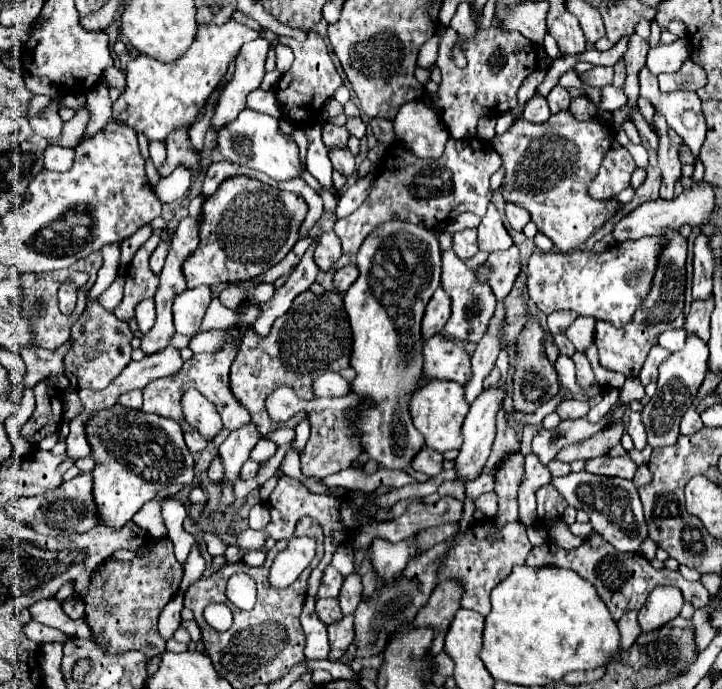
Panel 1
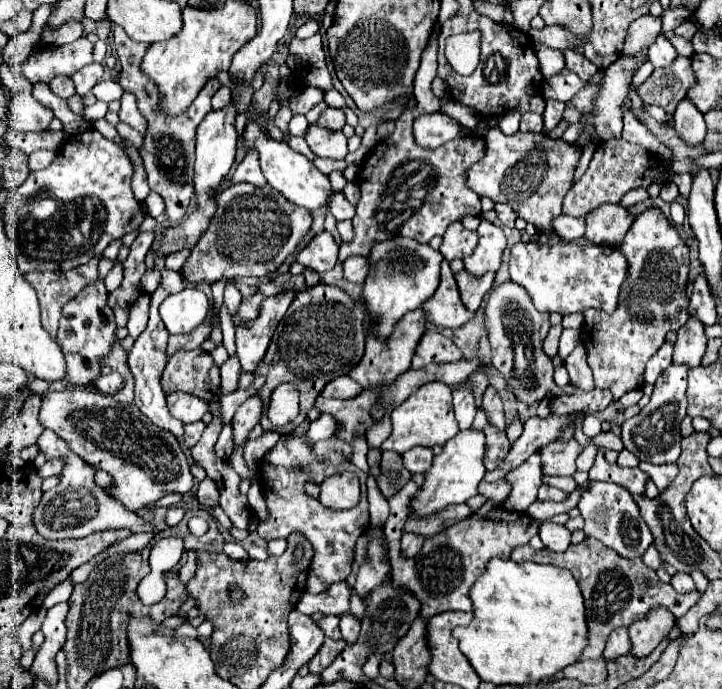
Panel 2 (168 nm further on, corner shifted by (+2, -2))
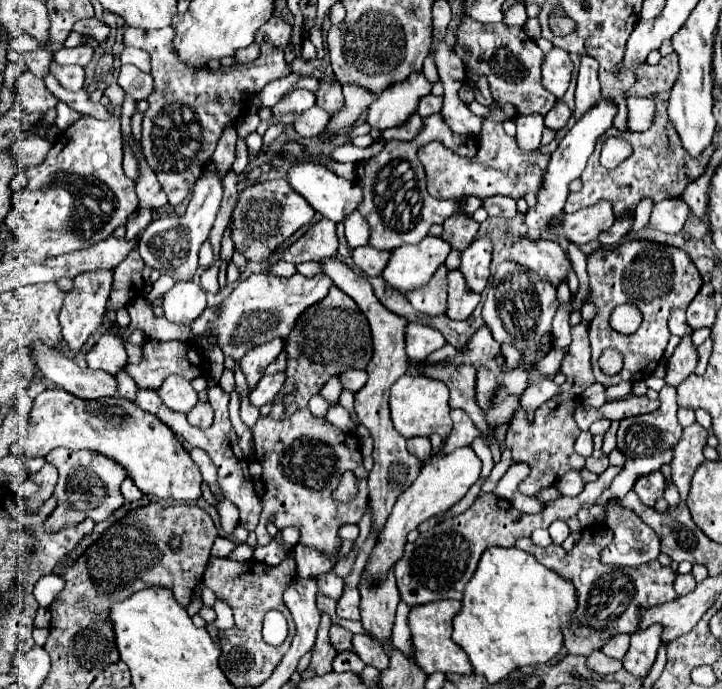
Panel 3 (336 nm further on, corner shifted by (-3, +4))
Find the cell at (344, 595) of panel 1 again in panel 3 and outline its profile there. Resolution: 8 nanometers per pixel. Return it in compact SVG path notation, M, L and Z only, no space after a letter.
M355 634L353 636L353 650L361 656L361 660L369 666L375 666L377 670L385 670L389 666L389 656L387 652L381 648L381 644L377 644L371 636L367 634Z

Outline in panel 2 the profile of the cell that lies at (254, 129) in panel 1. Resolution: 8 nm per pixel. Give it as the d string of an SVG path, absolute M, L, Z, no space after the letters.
M250 122L244 130L242 142L246 144L246 148L256 148L260 154L260 166L262 166L262 174L266 178L266 182L278 190L286 200L294 202L296 206L302 206L306 210L318 210L322 206L328 206L330 196L332 196L332 186L328 176L324 176L308 158L304 158L302 154L294 152L286 142L278 142L272 140L264 134L264 130L256 124Z

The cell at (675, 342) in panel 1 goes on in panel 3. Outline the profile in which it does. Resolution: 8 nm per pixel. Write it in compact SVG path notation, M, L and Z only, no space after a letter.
M675 308L675 310L671 311L668 326L670 333L680 338L692 333L691 327L687 324L686 313L683 309Z

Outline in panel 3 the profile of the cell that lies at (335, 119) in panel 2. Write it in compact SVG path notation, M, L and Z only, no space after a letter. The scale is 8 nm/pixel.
M319 80L319 90L317 90L317 106L323 108L327 114L335 114L341 108L345 108L345 98L341 92L341 84L339 82L327 82L327 80Z

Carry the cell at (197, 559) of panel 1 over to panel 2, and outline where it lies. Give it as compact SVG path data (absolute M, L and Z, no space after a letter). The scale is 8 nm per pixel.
M44 430L36 444L38 444L40 452L44 452L46 460L64 458L64 470L60 472L60 482L52 490L42 494L42 500L34 510L34 526L40 536L44 536L48 540L84 538L92 532L112 530L112 528L126 528L126 530L130 528L132 532L152 532L152 534L158 532L155 526L146 524L134 512L124 510L124 506L120 506L120 502L116 502L104 488L100 488L94 482L96 468L86 464L72 450L68 450L68 446L52 430Z

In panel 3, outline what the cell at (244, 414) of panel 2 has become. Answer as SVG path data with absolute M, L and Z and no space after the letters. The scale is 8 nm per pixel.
M279 372L279 374L273 374L273 376L263 376L259 380L259 384L249 392L249 402L255 406L255 408L261 408L265 406L267 402L271 402L277 392L281 390L281 384L285 380L285 374Z

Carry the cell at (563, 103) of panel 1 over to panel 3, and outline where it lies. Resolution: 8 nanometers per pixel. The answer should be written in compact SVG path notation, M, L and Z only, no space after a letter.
M555 104L547 114L545 114L545 126L547 128L553 128L553 130L559 130L567 124L571 116L571 110L567 104Z

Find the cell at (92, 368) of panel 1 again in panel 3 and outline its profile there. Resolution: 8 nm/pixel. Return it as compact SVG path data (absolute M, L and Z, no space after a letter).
M97 270L97 272L81 272L73 280L73 290L65 296L65 302L59 312L59 322L61 322L61 332L63 340L67 342L69 350L79 352L83 344L87 342L89 336L93 336L101 326L103 326L103 316L107 310L107 300L111 292L111 282L113 282L113 272L109 270Z

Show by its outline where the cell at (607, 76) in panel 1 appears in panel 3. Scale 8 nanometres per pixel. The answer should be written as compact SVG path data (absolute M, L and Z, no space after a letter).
M553 48L549 54L545 54L543 86L549 92L553 92L555 98L561 98L567 92L571 74L573 74L573 62L565 50Z

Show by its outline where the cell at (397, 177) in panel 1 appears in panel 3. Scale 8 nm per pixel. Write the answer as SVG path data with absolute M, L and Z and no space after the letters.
M435 112L423 118L423 128L413 140L407 140L407 142L389 140L385 142L383 150L377 156L357 162L357 184L363 190L359 212L369 222L369 228L371 228L369 244L373 248L393 250L401 244L417 244L429 234L429 228L433 224L443 224L445 218L461 212L461 206L463 206L461 200L443 200L443 198L429 196L429 192L425 192L425 168L419 162L417 152L421 146L433 140L439 140L445 148L463 156L477 154L475 138L449 132L441 114Z

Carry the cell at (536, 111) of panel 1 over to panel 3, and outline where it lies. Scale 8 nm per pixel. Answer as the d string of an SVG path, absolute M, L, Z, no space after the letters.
M541 114L517 116L517 142L521 142L521 150L535 150L541 146L541 132L545 128Z

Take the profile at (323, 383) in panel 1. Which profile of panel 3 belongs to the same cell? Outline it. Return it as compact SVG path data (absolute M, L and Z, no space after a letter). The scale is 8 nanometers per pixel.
M347 370L347 372L343 372L339 376L339 380L341 380L341 384L343 384L345 390L351 390L355 394L355 392L359 392L365 386L367 372L365 370Z

